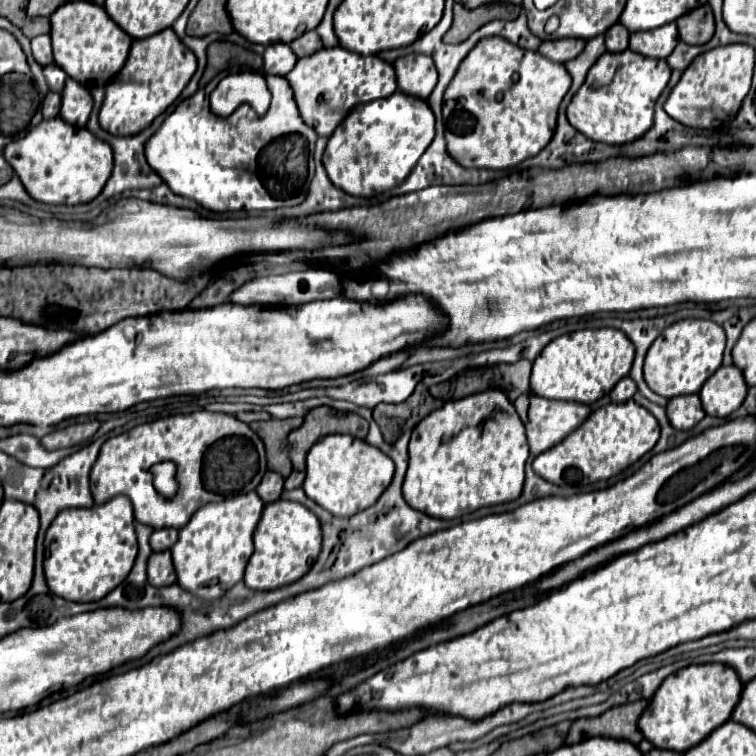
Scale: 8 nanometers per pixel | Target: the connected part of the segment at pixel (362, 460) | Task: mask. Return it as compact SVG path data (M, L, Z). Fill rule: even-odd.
M329 434L321 438L307 454L305 494L333 516L349 518L363 512L379 500L379 494L391 484L395 466L379 448L347 434Z

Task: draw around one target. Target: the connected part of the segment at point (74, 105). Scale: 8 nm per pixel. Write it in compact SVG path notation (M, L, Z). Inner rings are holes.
M69 78L61 94L59 116L77 128L85 128L91 110L93 110L93 96L89 94L89 90L83 84Z

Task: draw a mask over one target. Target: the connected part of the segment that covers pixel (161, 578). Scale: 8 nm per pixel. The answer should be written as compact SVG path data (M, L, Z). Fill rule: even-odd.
M165 550L165 552L153 552L149 556L149 562L147 562L147 580L153 586L157 586L157 588L159 586L169 586L169 584L177 582L169 550Z

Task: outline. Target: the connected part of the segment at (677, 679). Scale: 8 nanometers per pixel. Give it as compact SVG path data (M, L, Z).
M693 664L671 674L649 700L647 710L639 718L639 730L655 746L675 752L687 752L707 738L717 726L725 724L743 692L743 682L731 666Z

